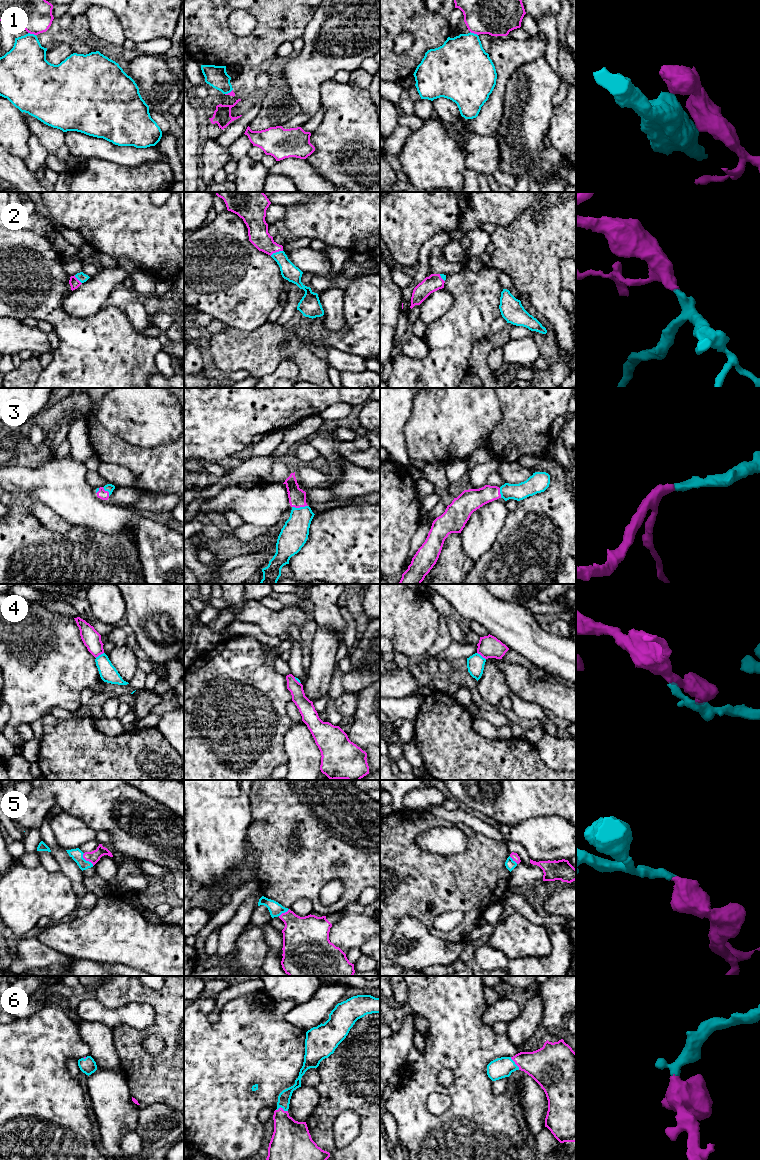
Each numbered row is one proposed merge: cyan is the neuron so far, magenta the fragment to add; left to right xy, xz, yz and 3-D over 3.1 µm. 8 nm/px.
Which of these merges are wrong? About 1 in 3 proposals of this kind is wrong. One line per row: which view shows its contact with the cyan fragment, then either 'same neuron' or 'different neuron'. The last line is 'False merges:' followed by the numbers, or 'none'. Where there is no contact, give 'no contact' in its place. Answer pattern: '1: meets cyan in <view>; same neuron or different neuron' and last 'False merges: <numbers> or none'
1: meets cyan in xy; different neuron
2: meets cyan in xz; same neuron
3: meets cyan in xz; same neuron
4: meets cyan in yz; different neuron
5: meets cyan in xy; same neuron
6: meets cyan in xz; same neuron
False merges: 1, 4

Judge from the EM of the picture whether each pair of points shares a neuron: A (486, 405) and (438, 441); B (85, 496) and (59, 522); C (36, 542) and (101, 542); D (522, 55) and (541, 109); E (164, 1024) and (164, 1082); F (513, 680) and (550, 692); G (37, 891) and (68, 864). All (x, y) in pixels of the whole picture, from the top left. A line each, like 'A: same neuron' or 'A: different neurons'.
A: same neuron
B: different neurons
C: same neuron
D: different neurons
E: same neuron
F: same neuron
G: different neurons

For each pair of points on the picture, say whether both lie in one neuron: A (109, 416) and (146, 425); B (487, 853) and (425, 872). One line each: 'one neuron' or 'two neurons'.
A: one neuron
B: one neuron

